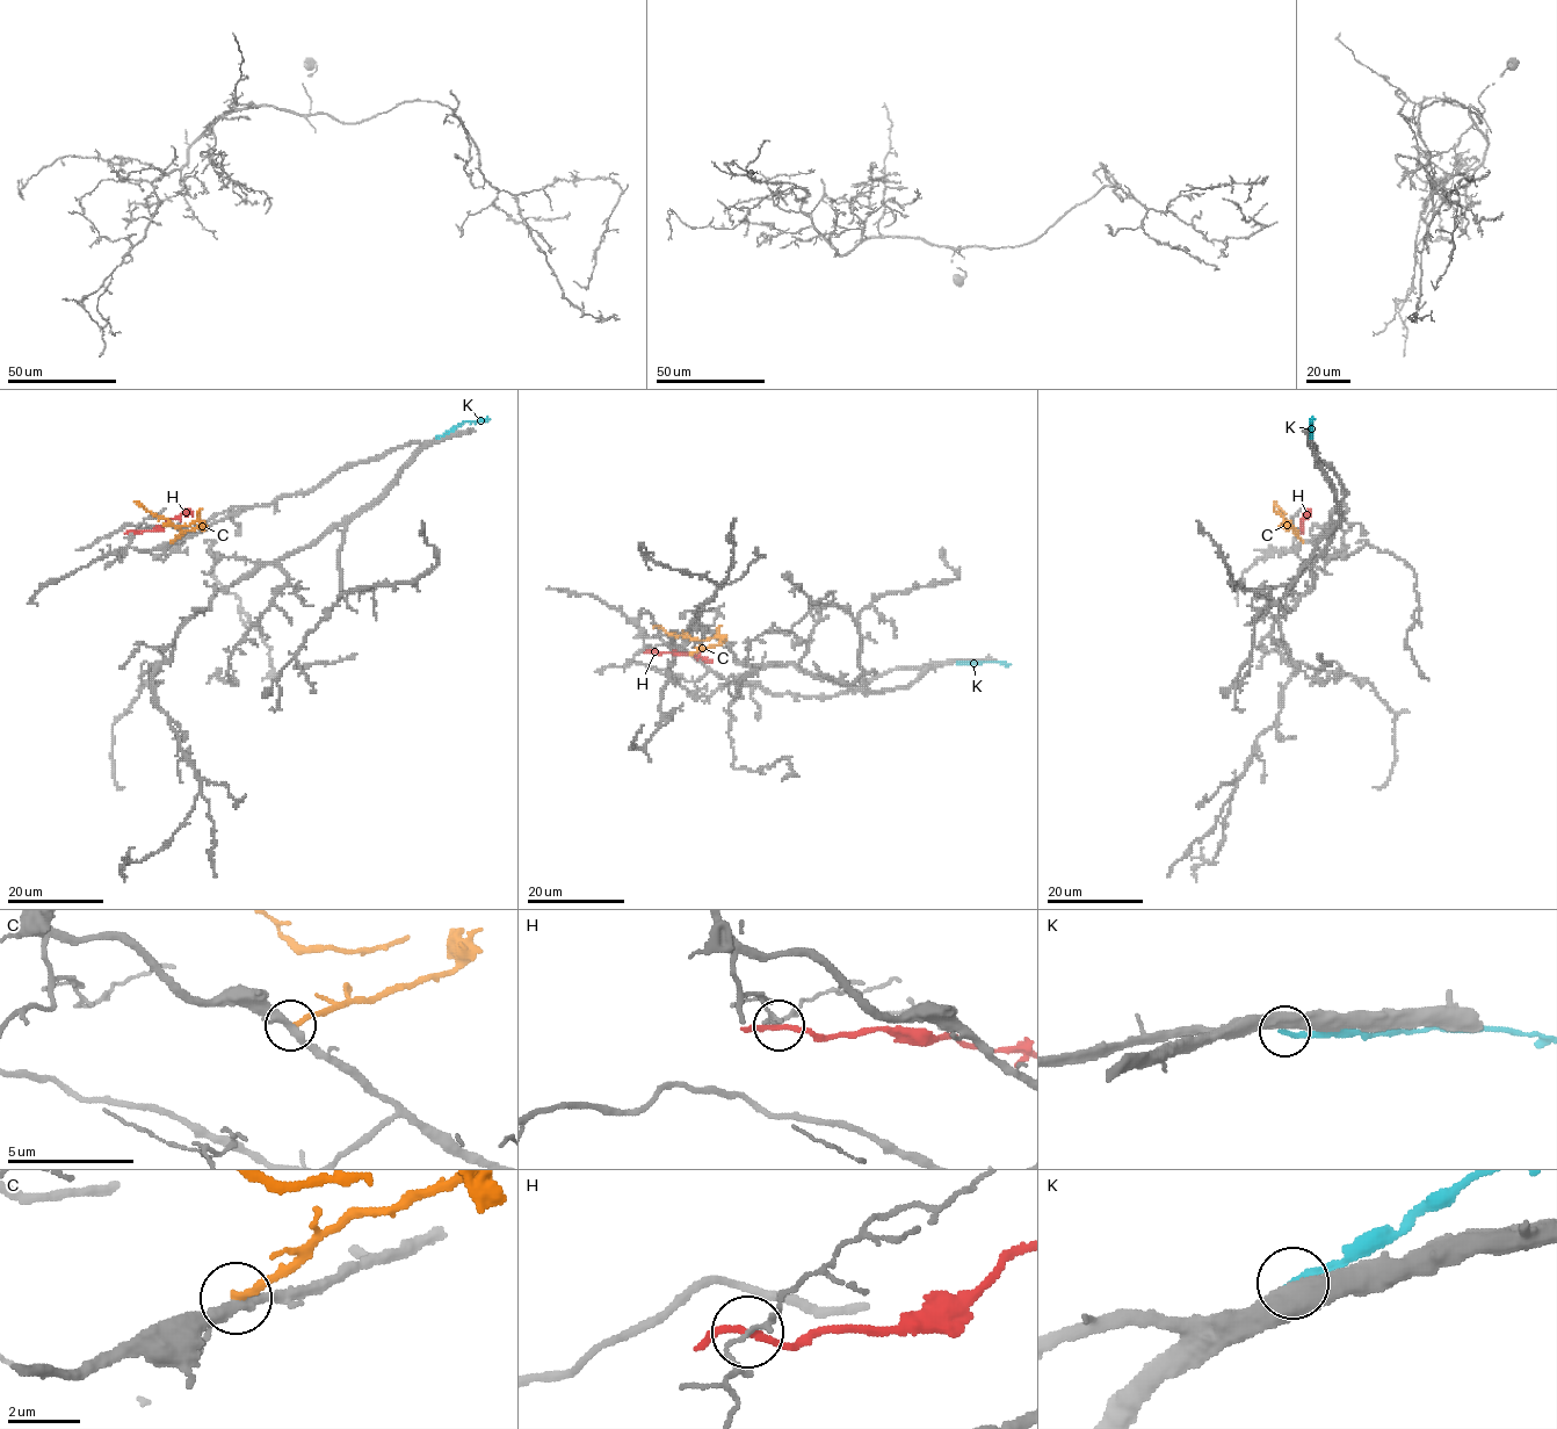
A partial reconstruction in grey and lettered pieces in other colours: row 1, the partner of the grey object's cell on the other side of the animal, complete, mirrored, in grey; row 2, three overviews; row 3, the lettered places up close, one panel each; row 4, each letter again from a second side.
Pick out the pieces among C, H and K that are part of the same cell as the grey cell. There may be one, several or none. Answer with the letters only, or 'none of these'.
none of these

